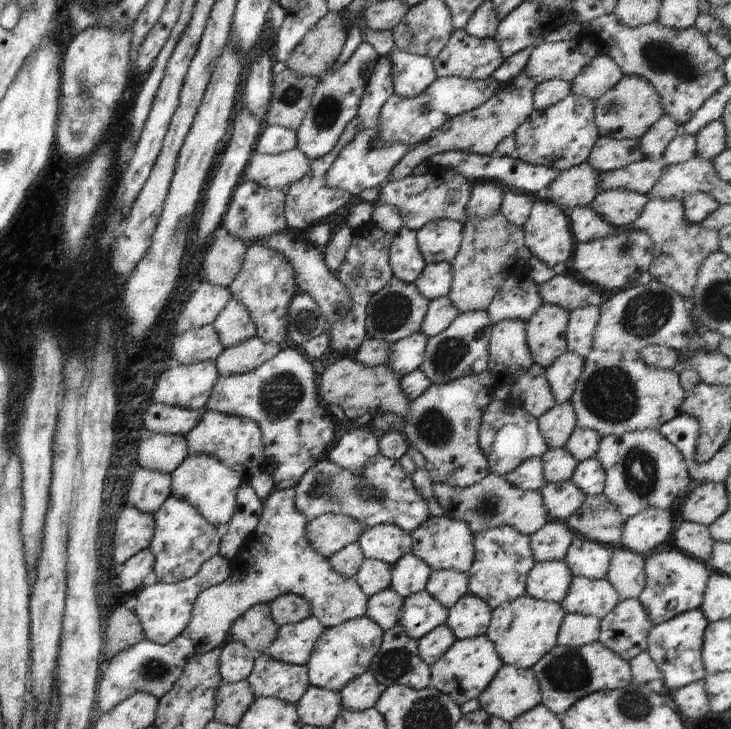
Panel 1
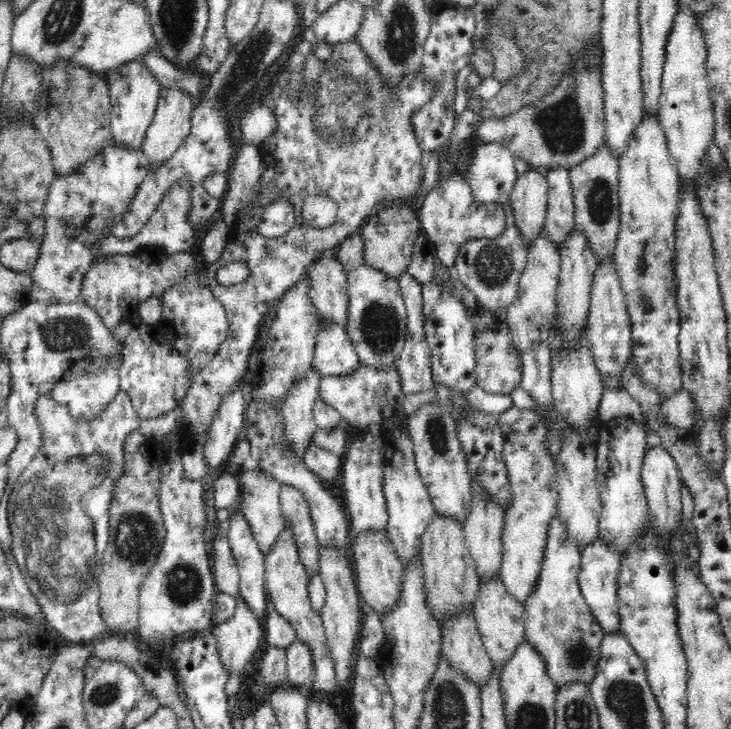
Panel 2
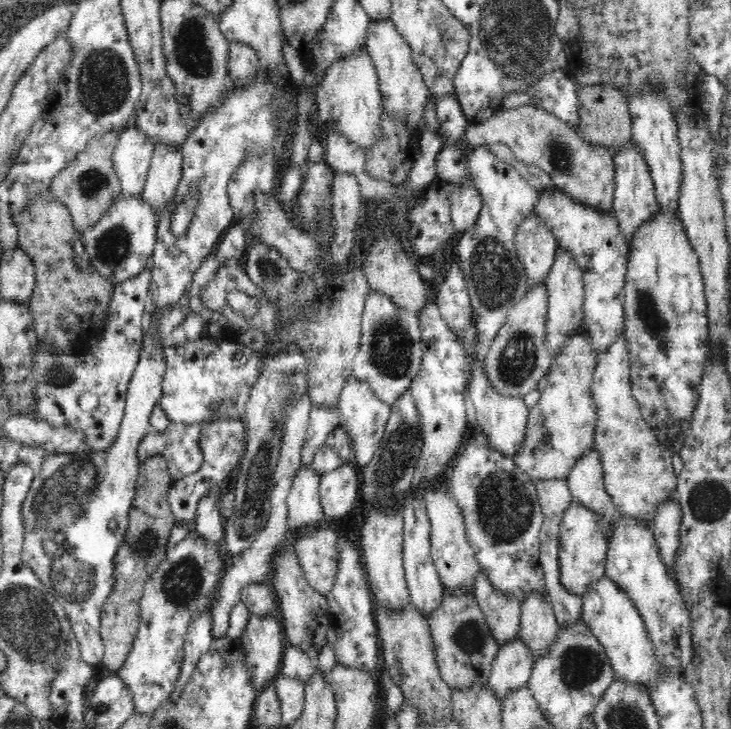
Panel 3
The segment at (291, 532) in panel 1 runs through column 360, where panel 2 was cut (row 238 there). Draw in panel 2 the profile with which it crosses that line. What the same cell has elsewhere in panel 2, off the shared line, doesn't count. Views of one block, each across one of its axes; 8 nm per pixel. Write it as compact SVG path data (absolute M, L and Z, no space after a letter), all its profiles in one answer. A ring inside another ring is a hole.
M604 143L594 156L588 156L570 168L570 182L575 204L575 226L586 233L596 262L614 257L617 236L620 230L619 209L619 160Z

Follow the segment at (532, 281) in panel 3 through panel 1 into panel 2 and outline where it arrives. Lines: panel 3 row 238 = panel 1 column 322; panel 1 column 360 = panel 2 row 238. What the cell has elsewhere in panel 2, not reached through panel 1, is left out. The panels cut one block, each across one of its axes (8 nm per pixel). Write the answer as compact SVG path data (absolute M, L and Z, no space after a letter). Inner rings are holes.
M530 167L524 174L517 176L511 192L511 205L516 227L524 237L526 248L544 230L547 204L548 187L544 172Z

